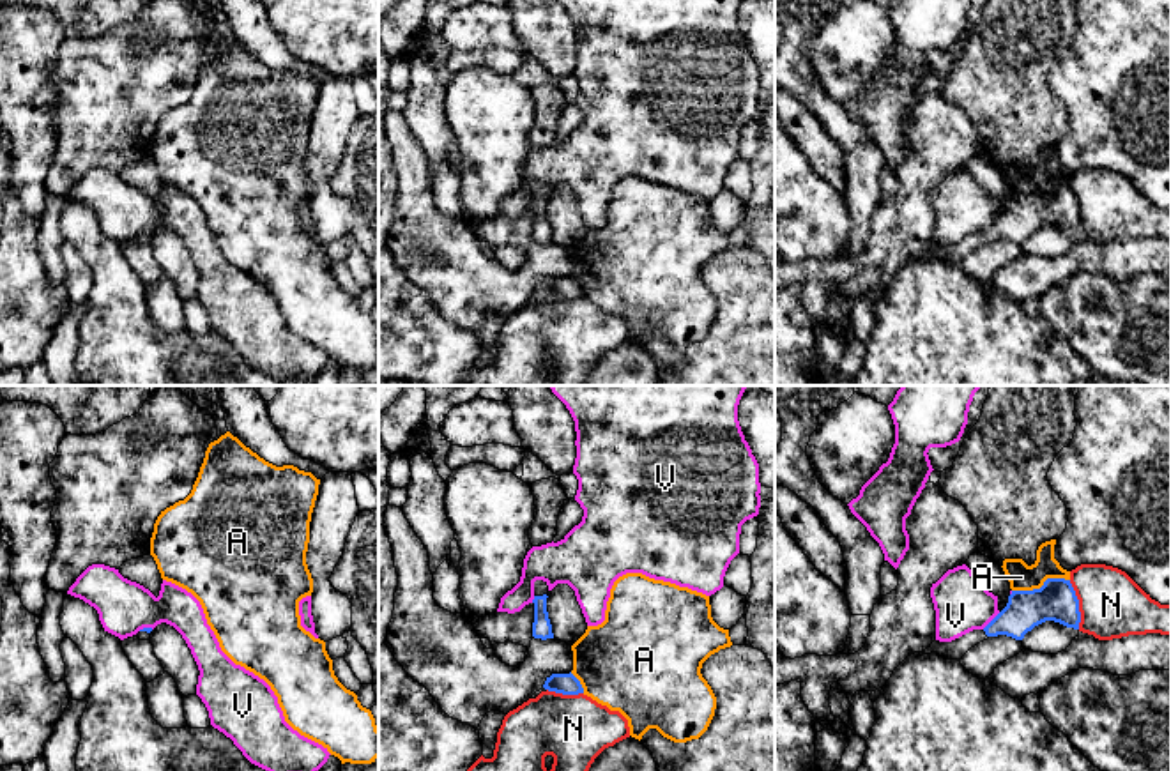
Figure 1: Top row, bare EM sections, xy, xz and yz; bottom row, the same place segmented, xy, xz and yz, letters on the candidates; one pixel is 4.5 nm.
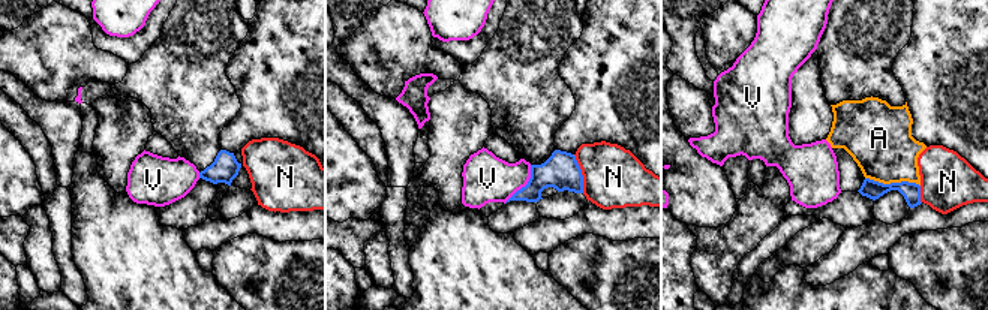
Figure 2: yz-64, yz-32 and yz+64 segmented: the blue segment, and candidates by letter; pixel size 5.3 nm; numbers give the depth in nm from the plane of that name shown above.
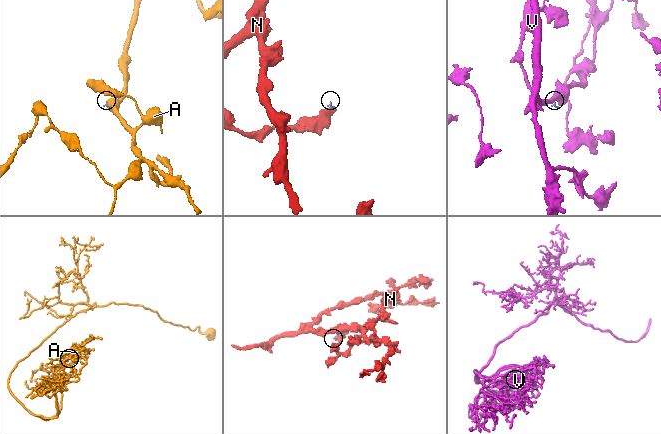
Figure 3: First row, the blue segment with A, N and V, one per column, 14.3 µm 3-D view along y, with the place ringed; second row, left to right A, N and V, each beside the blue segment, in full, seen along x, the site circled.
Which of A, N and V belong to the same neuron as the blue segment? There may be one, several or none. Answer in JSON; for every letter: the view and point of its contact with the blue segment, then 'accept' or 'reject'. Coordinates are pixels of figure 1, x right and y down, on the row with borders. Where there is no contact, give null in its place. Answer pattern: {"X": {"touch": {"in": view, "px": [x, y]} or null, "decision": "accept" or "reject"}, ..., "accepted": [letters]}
{"A": {"touch": {"in": "yz", "px": [1042, 586]}, "decision": "reject"}, "N": {"touch": {"in": "yz", "px": [1078, 605]}, "decision": "reject"}, "V": {"touch": {"in": "yz", "px": [993, 619]}, "decision": "reject"}, "accepted": []}

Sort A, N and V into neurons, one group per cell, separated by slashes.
A / N / V

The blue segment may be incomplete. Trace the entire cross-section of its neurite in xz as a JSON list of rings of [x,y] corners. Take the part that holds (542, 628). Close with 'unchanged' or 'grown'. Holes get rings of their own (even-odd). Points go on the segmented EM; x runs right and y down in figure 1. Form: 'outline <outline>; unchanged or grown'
outline [[[536,580],[534,582],[534,622],[532,622],[532,637],[534,638],[554,638],[552,633],[552,624],[548,619],[548,612],[547,612],[547,596],[548,594],[548,585],[543,580]]]; grown

